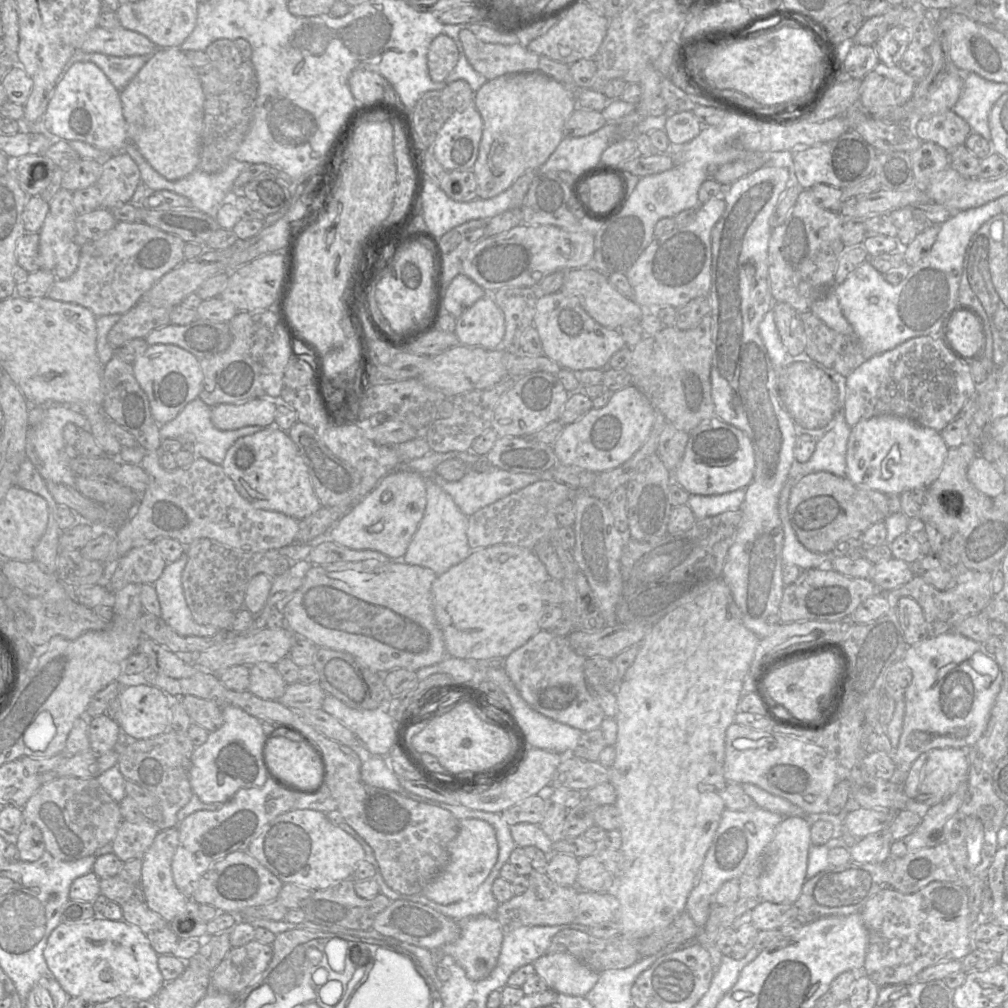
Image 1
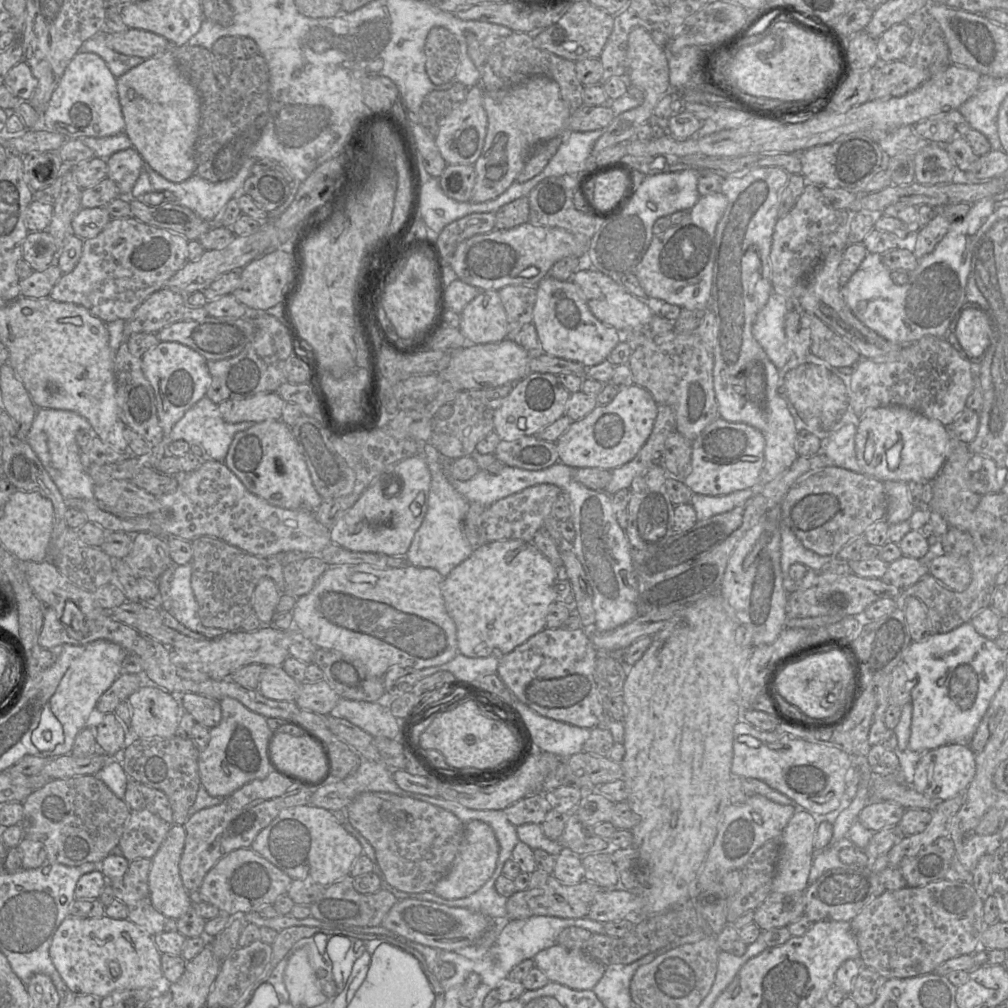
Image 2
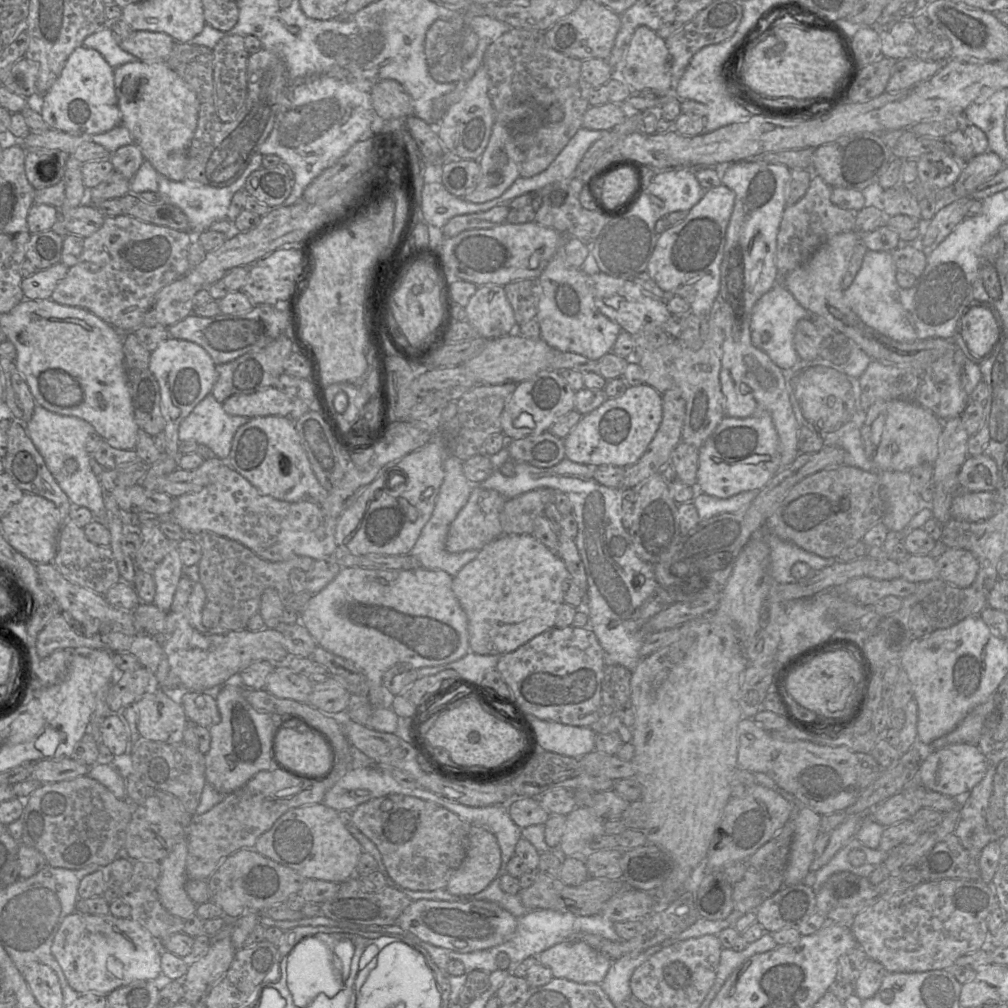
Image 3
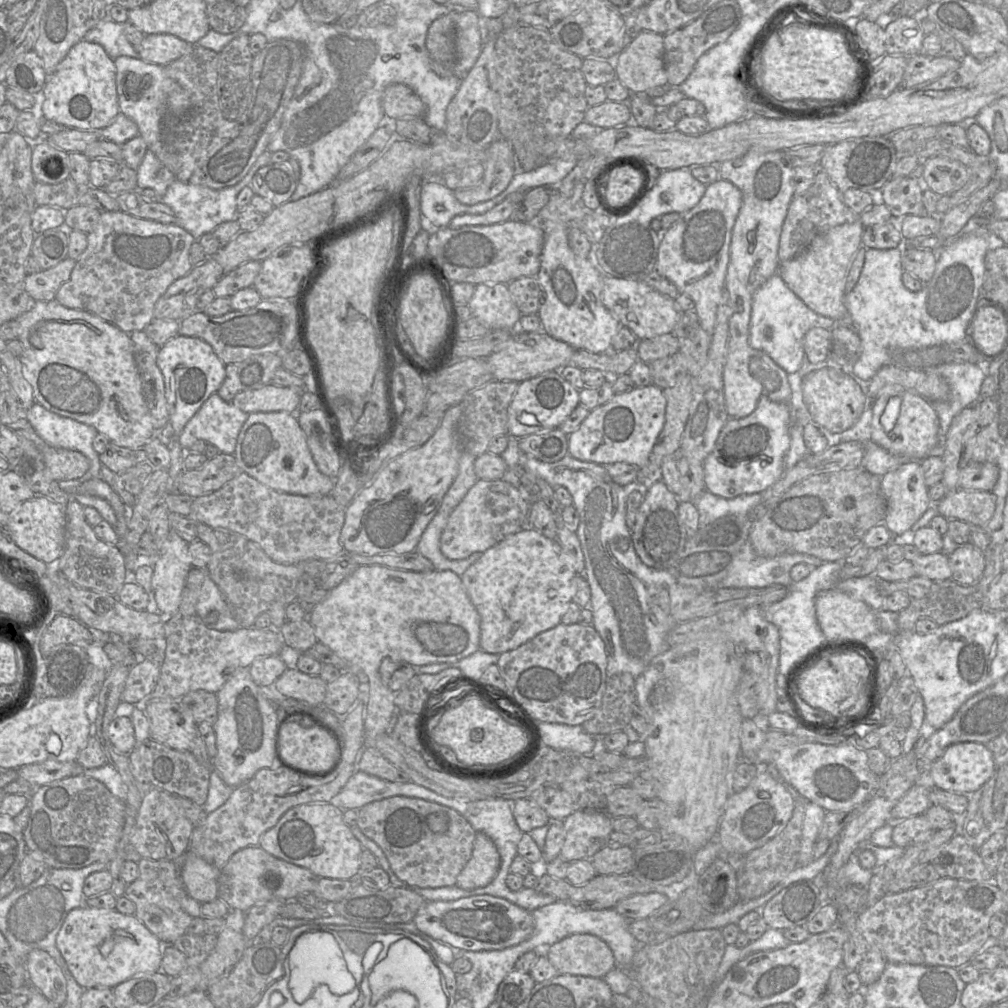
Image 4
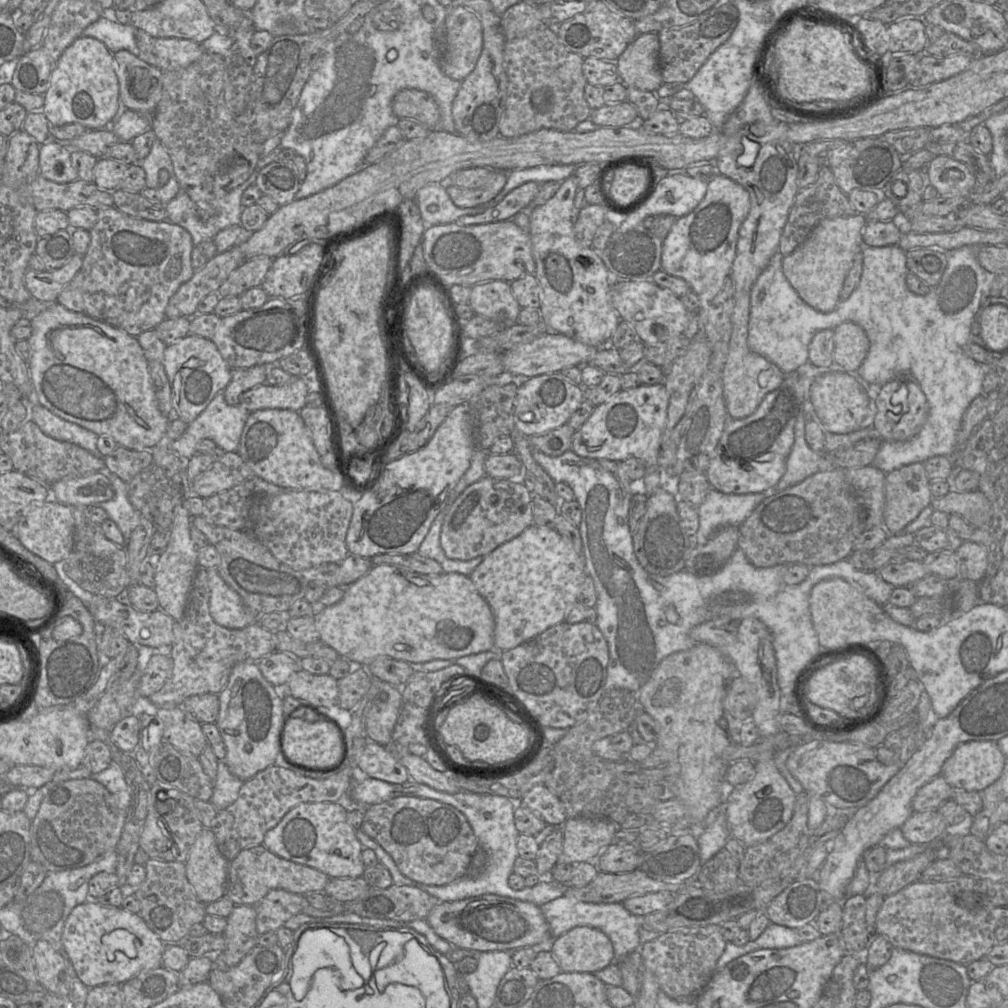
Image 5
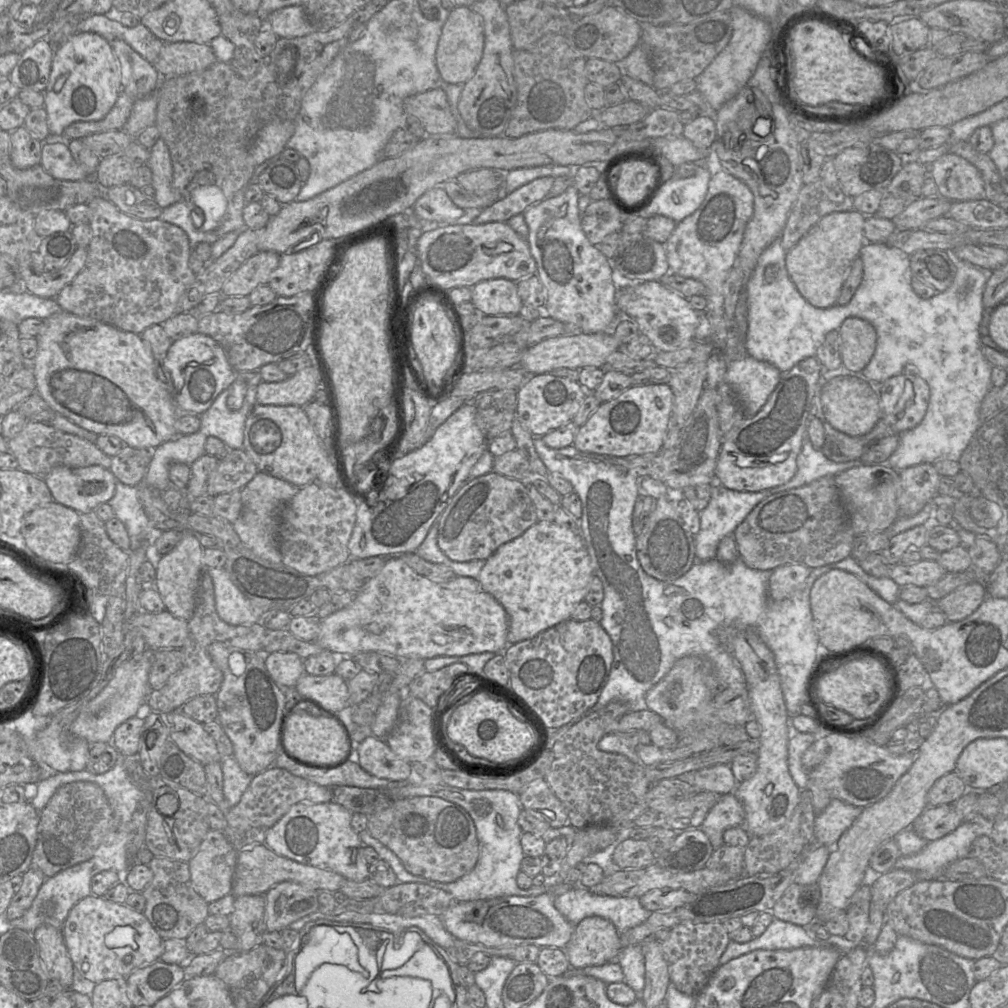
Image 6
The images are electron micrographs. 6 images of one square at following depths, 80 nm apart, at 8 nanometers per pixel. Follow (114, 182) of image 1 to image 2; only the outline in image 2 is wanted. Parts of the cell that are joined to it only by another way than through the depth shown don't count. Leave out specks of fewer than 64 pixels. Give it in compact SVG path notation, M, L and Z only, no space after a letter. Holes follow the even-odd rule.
M134 148L118 151L107 159L108 178L119 187L121 196L132 196L131 191L144 169L144 160Z

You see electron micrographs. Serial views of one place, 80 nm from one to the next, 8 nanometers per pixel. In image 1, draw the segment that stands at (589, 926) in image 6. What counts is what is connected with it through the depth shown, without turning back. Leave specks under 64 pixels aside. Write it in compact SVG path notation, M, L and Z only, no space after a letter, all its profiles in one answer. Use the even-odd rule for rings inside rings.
M565 952L544 954L533 962L533 966L548 988L571 996L585 996L600 975Z

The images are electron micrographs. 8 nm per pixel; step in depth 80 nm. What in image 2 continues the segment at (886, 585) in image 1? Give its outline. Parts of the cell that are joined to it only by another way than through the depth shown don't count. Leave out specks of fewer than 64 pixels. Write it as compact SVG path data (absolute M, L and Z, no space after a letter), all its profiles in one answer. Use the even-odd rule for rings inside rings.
M902 556L888 564L887 571L881 579L887 584L905 589L914 585L926 574L928 574L928 566L923 561Z

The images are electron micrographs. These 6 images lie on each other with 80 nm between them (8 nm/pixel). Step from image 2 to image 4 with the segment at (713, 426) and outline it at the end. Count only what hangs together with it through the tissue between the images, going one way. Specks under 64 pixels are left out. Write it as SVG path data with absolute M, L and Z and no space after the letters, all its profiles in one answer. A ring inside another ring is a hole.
M761 396L755 410L743 418L729 418L713 450L703 461L705 488L723 497L761 493L784 473L784 460L790 447L793 410L790 404L771 401Z

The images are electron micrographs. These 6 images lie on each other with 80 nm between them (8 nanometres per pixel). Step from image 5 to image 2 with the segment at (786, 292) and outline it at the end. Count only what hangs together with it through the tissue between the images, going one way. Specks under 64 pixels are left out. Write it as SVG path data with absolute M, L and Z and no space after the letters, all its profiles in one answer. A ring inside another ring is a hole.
M772 292L765 306L759 311L752 326L754 338L762 346L772 363L781 369L793 357L784 329L785 316L797 304Z

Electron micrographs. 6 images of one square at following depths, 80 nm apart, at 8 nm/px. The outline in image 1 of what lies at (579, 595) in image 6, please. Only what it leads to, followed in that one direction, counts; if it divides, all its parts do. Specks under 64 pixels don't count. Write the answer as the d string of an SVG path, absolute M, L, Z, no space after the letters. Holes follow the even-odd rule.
M499 544L478 550L471 549L470 555L465 560L451 567L444 574L438 575L432 584L434 615L443 632L447 656L460 659L498 660L498 662L502 662L514 650L526 644L541 630L539 627L539 618L542 609L545 606L545 602L543 600L543 585L549 578L550 577L545 566L533 550L508 544Z

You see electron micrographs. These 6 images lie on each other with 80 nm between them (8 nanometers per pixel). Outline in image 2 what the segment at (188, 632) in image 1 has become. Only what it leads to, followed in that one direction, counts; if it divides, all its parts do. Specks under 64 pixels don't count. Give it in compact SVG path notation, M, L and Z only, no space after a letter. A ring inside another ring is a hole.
M192 562L175 566L167 599L163 602L162 608L186 628L208 639L223 636L229 631L202 625L198 614L199 606L191 587L191 574Z

